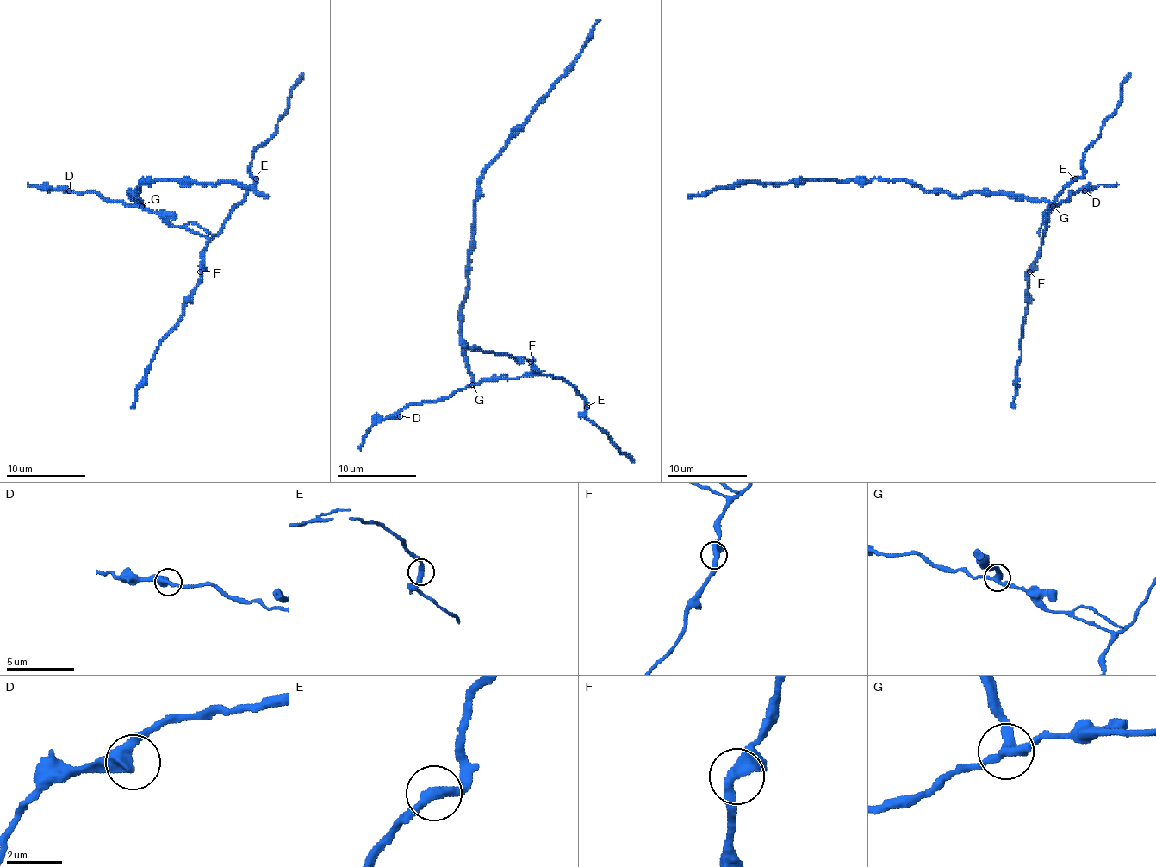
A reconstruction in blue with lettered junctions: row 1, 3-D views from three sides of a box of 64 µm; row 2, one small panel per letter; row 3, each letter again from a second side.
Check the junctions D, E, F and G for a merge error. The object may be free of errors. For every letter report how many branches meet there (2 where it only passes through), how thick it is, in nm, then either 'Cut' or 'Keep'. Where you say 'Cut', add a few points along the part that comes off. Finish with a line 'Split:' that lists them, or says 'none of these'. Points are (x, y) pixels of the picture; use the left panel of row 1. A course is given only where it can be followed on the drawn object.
D: Branches: 2. Thickness 440 nm. Keep
E: Branches: 2. Thickness 360 nm. Keep
F: Branches: 3. Thickness 320 nm. Keep
G: Branches: 3. Thickness 320 nm. Cut. Course of the part to remove: (140, 206), (131, 192), (134, 196), (143, 180), (218, 184), (233, 183), (270, 196)
Split: G

